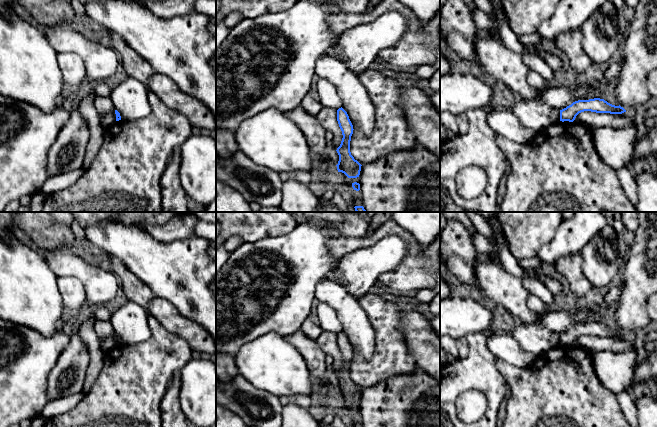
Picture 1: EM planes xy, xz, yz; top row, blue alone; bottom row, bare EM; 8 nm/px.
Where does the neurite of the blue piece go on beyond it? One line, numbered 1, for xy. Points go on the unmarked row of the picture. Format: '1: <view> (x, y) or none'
1: none

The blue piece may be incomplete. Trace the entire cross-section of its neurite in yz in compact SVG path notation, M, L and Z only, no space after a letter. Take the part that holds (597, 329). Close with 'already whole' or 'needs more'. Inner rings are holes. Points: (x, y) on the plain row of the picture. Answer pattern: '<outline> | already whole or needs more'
M594 322L589 324L578 324L560 334L560 345L573 346L576 340L584 335L610 338L622 338L626 336L626 334L620 329L612 329L604 323Z | already whole

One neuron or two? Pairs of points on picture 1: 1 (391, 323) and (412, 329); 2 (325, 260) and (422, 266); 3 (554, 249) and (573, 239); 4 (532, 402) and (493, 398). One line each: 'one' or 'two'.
1: two
2: two
3: one
4: two

